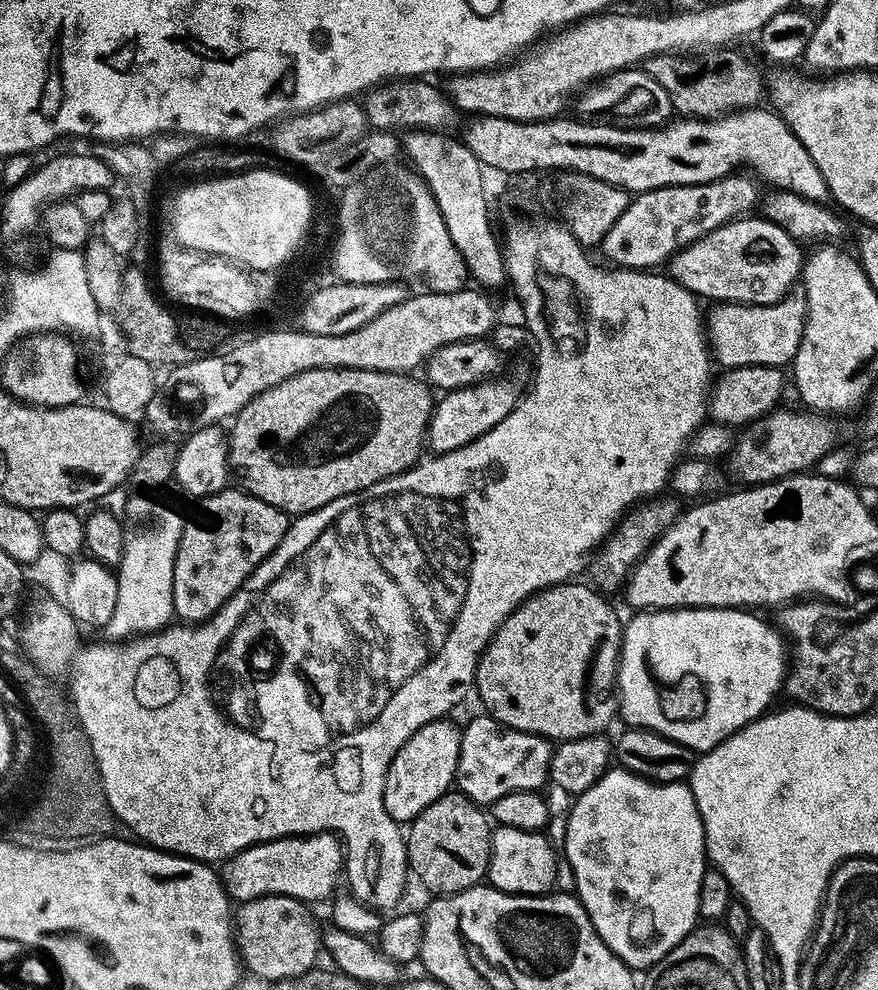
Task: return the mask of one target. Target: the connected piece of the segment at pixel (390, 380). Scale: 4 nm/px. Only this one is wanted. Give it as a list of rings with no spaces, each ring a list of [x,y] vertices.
[[[319,368],[308,370],[289,380],[283,380],[278,386],[266,390],[261,396],[256,396],[231,421],[230,464],[233,469],[240,468],[240,476],[244,479],[243,491],[249,492],[254,498],[288,513],[289,517],[300,517],[304,513],[316,511],[325,507],[334,499],[347,495],[364,494],[374,483],[385,483],[393,479],[396,464],[404,464],[407,460],[415,461],[420,452],[420,443],[424,444],[428,435],[429,419],[434,411],[433,389],[423,379],[402,372],[375,372],[374,370],[358,370],[357,368]]]

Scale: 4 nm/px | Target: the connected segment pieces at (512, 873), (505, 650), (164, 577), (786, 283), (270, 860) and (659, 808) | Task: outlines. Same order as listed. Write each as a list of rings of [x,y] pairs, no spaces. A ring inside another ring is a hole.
[[[499,825],[492,836],[492,858],[489,883],[500,892],[520,896],[540,896],[551,893],[558,874],[558,854],[549,837],[539,832],[518,830]]]
[[[580,582],[556,584],[524,601],[492,637],[476,667],[474,688],[480,691],[487,715],[508,728],[545,736],[553,742],[603,733],[604,727],[618,716],[622,619],[595,587],[576,583]]]
[[[148,500],[134,501],[132,516],[136,520],[152,519],[152,524],[138,529],[133,536],[131,533],[124,541],[122,562],[116,572],[118,606],[106,626],[107,639],[112,642],[126,642],[137,634],[161,631],[174,620],[174,570],[186,523],[174,509],[155,508]]]
[[[754,217],[729,221],[677,253],[670,262],[672,279],[704,302],[772,305],[785,299],[804,272],[801,245],[781,224]]]
[[[320,832],[316,836],[288,836],[285,840],[271,840],[266,844],[250,846],[232,859],[223,861],[222,879],[229,897],[236,902],[263,896],[289,896],[295,900],[313,902],[312,900],[324,900],[328,895],[331,897],[337,891],[336,883],[339,880],[341,883],[345,868],[346,848],[340,837],[331,832]]]
[[[613,766],[608,773],[597,782],[590,790],[586,790],[580,796],[575,797],[572,813],[567,813],[567,828],[565,830],[565,844],[562,849],[562,856],[568,859],[568,864],[572,867],[572,876],[576,879],[575,895],[578,897],[580,905],[590,914],[590,922],[594,930],[606,942],[606,946],[620,959],[623,964],[627,964],[633,970],[645,968],[651,969],[674,950],[689,934],[697,927],[700,915],[700,895],[702,894],[702,880],[706,871],[706,847],[704,841],[704,822],[700,816],[699,806],[692,793],[691,787],[687,783],[677,782],[674,784],[658,784],[655,780],[647,780],[645,776],[637,776],[634,772],[629,772],[627,768]]]

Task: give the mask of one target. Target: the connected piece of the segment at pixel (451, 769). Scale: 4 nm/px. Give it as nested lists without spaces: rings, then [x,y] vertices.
[[[445,718],[422,726],[422,730],[414,733],[392,760],[382,799],[390,818],[394,818],[401,826],[416,820],[428,806],[453,787],[460,751],[463,750],[463,735],[461,725],[459,728],[450,721]]]

